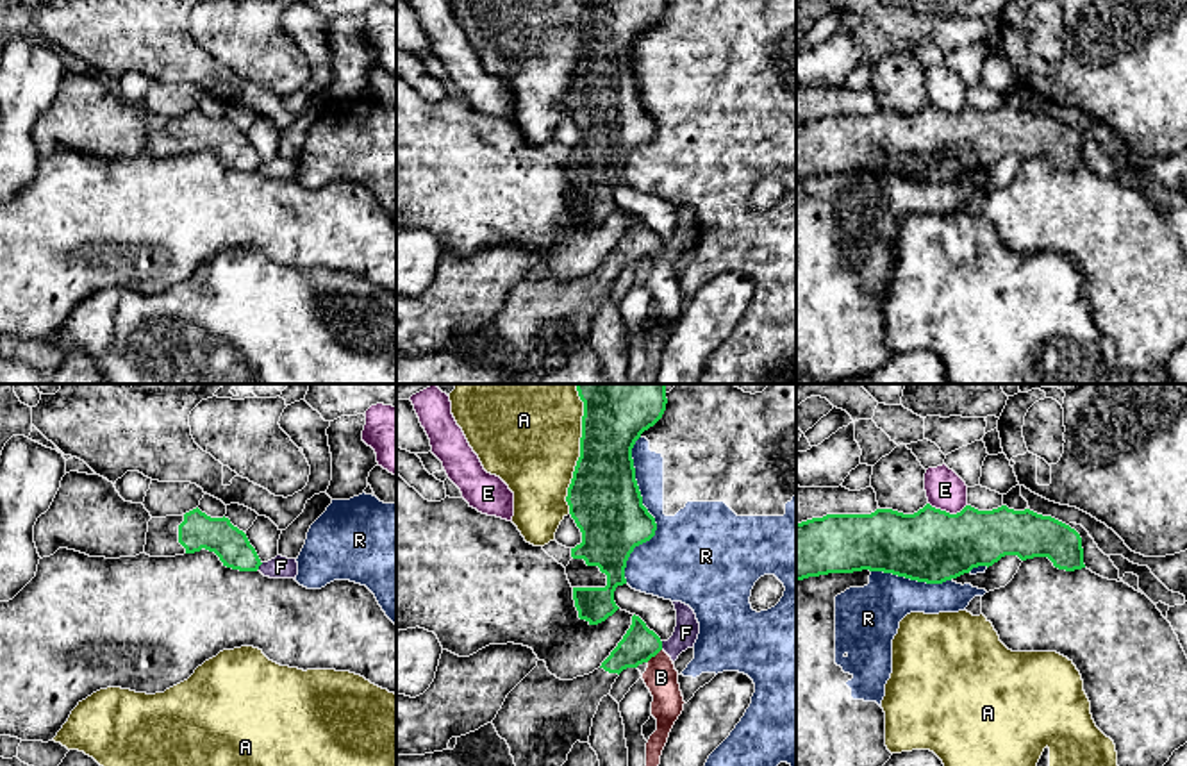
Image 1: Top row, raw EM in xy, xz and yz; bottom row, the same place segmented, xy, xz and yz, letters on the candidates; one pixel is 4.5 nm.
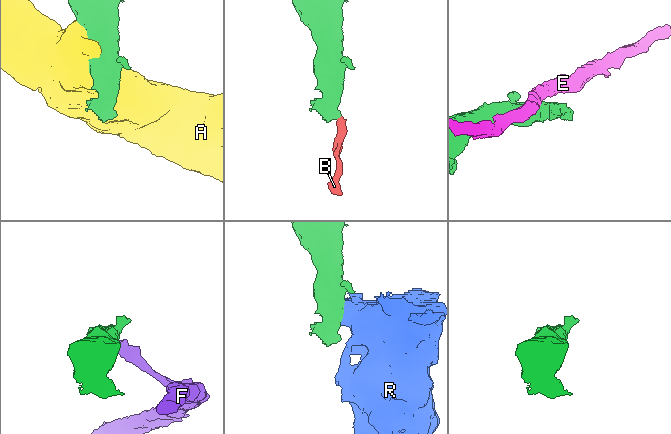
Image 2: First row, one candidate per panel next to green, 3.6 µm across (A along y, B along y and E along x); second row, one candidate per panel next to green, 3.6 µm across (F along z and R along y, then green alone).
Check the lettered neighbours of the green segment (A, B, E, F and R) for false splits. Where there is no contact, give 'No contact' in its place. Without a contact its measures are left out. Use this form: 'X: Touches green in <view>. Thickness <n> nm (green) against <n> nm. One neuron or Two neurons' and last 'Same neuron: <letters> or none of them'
A: Touches green in xz. Thickness 320 nm (green) against 480 nm. Two neurons
B: Touches green in xz. Thickness 160 nm (green) against 150 nm. Two neurons
E: Touches green in yz. Thickness 320 nm (green) against 180 nm. Two neurons
F: Touches green in xz. Thickness 160 nm (green) against 110 nm. Two neurons
R: Touches green in xz. Thickness 320 nm (green) against 360 nm. Two neurons
Same neuron: none of them

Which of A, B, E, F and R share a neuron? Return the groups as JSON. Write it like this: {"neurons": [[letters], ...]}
{"neurons": [["A"], ["B", "F"], ["E"], ["R"]]}

